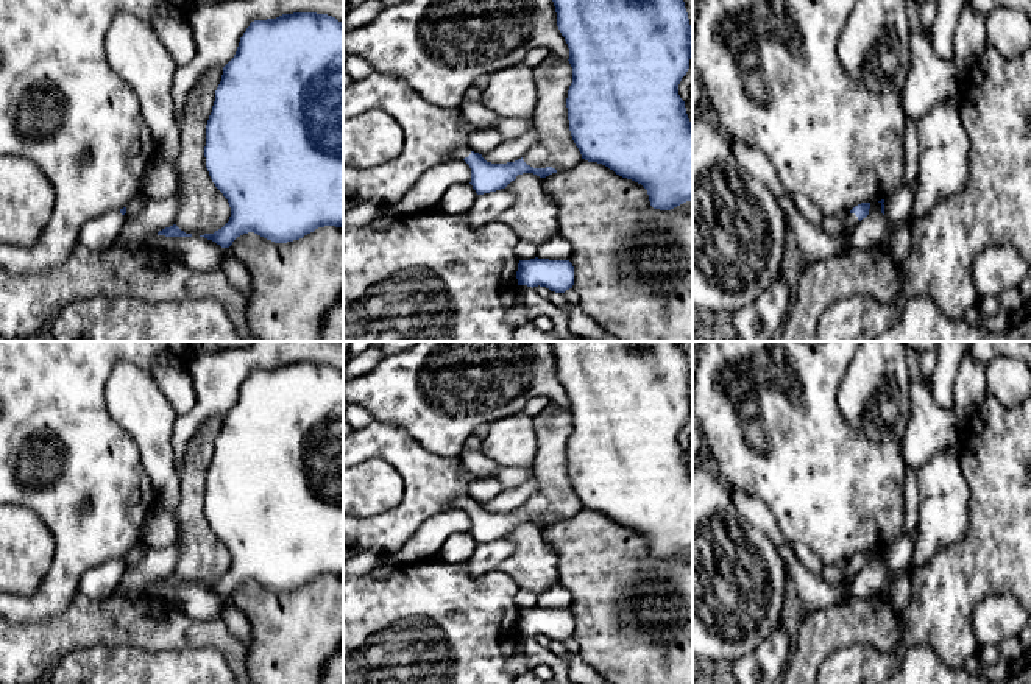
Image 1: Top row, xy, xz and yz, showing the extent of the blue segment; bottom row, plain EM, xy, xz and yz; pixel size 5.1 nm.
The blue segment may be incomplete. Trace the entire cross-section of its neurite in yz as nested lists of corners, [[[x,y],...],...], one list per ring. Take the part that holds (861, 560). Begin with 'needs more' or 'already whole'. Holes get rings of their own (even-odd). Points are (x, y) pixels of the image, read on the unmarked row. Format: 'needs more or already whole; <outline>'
needs more; [[[861,552],[858,555],[855,555],[850,561],[849,561],[849,567],[845,570],[845,584],[849,584],[852,581],[852,578],[869,564],[869,558],[870,558],[870,552]]]

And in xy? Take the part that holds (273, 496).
already whole; [[[317,361],[282,363],[276,368],[251,371],[250,375],[246,377],[246,380],[243,382],[243,385],[240,386],[234,407],[223,416],[221,430],[215,439],[215,450],[214,450],[212,461],[211,461],[207,474],[206,474],[204,506],[206,506],[206,517],[209,520],[212,531],[229,552],[231,566],[229,566],[229,570],[221,578],[215,580],[214,583],[204,583],[200,586],[212,589],[217,594],[220,594],[221,597],[229,597],[237,586],[248,583],[248,581],[254,581],[275,592],[287,592],[287,591],[299,589],[318,576],[324,576],[324,575],[342,576],[343,575],[343,372],[338,371],[332,365],[317,363]]]

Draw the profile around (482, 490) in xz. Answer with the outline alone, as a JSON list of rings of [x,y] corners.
[[[496,477],[477,478],[469,485],[468,495],[479,503],[487,503],[505,489]]]

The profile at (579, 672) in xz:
[[[565,654],[568,676],[574,684],[608,684],[593,667],[585,664],[579,654]]]

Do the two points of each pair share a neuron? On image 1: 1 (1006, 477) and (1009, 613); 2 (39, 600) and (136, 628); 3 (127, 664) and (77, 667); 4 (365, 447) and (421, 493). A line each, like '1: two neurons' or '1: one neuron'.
1: two neurons
2: two neurons
3: one neuron
4: one neuron

